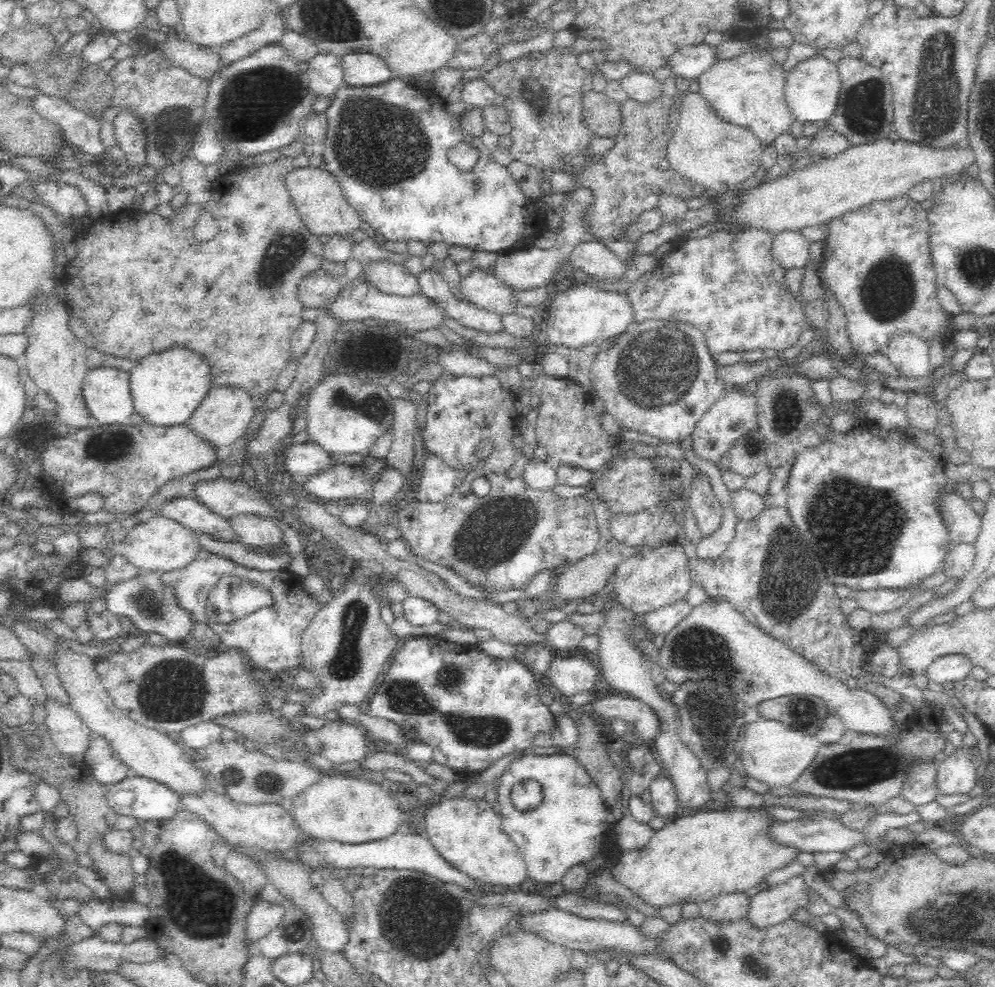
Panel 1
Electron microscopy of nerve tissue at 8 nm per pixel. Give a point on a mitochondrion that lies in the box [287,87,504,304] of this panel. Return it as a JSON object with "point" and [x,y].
{"point":[381,142]}

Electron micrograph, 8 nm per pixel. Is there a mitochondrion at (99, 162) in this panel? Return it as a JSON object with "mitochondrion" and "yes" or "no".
{"mitochondrion":"no"}

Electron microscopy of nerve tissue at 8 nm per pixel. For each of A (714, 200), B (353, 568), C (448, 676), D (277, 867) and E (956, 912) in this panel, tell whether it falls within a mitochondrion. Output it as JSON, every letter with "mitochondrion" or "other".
{"A":"other","B":"other","C":"mitochondrion","D":"other","E":"mitochondrion"}

